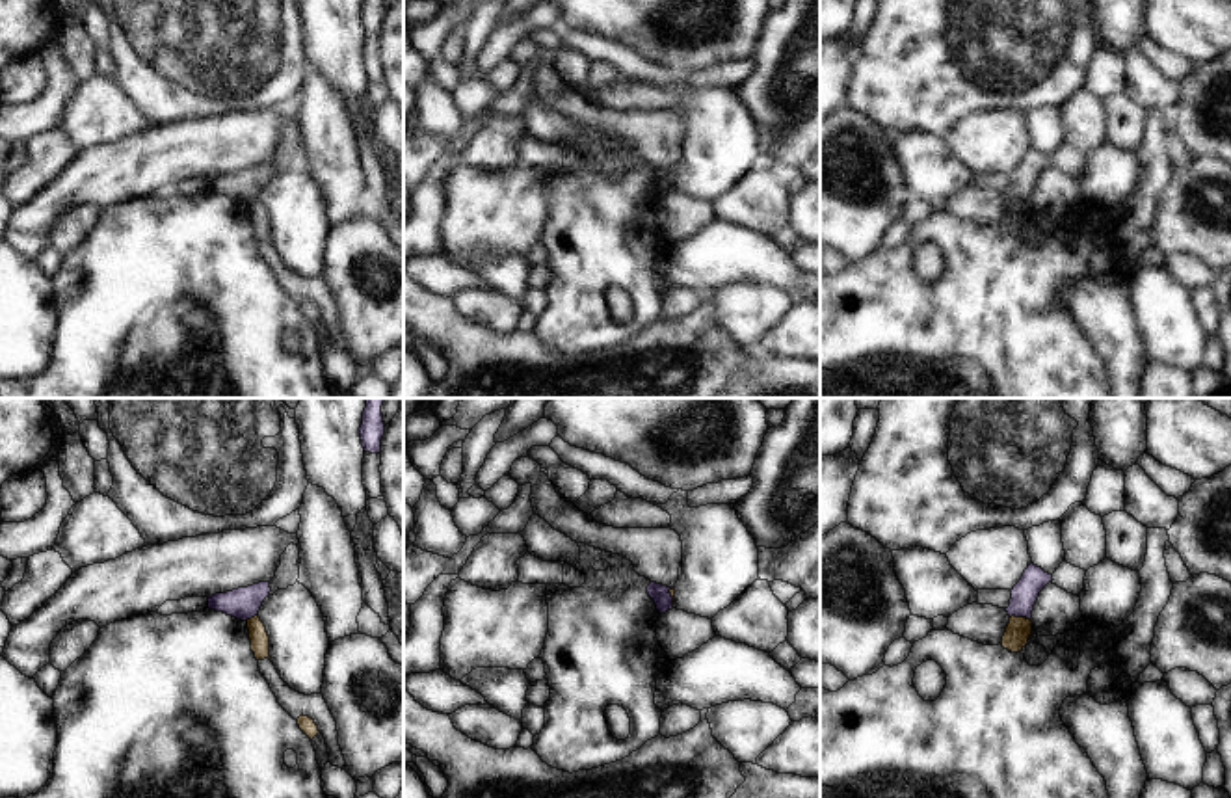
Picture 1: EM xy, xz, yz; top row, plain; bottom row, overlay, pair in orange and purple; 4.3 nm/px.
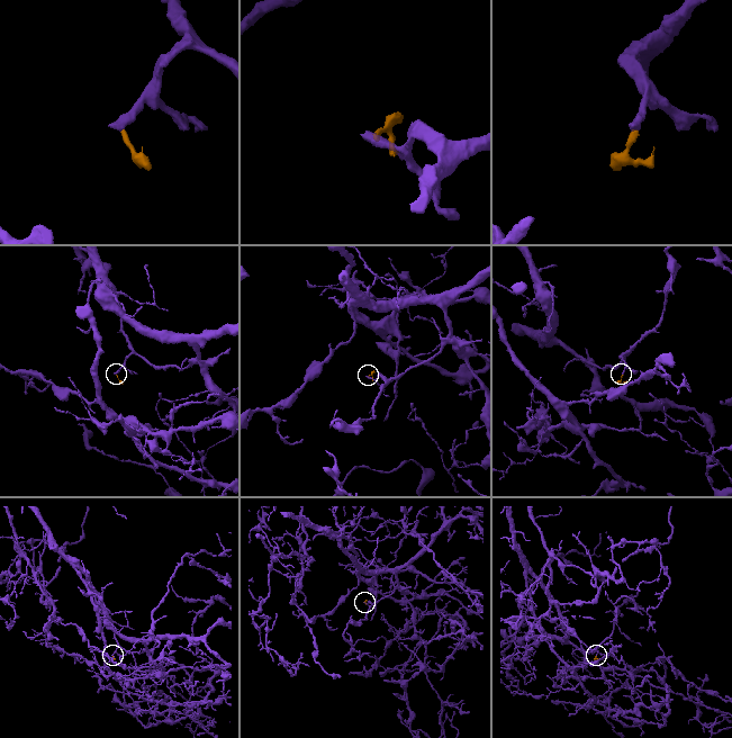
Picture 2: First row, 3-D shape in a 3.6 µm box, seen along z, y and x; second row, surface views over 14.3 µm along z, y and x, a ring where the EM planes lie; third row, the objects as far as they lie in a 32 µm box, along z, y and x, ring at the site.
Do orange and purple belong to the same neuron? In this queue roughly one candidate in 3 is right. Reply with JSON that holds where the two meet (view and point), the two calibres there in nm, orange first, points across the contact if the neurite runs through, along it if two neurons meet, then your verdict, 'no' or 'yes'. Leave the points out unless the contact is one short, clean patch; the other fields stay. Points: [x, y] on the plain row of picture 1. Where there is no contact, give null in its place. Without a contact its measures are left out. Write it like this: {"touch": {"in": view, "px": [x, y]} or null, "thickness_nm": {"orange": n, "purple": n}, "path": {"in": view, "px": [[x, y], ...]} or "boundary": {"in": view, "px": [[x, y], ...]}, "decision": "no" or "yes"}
{"touch": {"in": "yz", "px": [1019, 201]}, "thickness_nm": {"orange": 110, "purple": 120}, "boundary": {"in": "yz", "px": [[1010, 199], [1025, 199], [1029, 203]]}, "decision": "no"}

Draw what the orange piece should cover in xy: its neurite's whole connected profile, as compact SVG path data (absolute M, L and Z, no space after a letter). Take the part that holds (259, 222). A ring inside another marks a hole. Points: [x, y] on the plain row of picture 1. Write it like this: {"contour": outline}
{"contour": "M258 199L247 203L247 212L249 212L249 223L251 223L251 234L255 236L257 244L270 242L270 219L266 216L264 206L260 205Z"}

